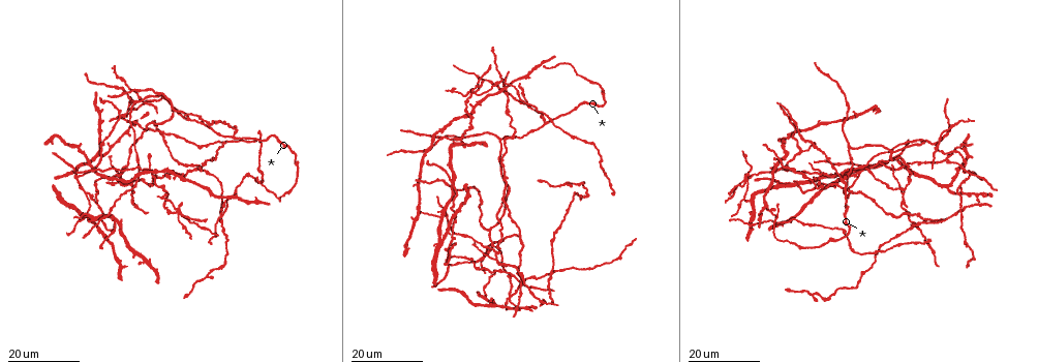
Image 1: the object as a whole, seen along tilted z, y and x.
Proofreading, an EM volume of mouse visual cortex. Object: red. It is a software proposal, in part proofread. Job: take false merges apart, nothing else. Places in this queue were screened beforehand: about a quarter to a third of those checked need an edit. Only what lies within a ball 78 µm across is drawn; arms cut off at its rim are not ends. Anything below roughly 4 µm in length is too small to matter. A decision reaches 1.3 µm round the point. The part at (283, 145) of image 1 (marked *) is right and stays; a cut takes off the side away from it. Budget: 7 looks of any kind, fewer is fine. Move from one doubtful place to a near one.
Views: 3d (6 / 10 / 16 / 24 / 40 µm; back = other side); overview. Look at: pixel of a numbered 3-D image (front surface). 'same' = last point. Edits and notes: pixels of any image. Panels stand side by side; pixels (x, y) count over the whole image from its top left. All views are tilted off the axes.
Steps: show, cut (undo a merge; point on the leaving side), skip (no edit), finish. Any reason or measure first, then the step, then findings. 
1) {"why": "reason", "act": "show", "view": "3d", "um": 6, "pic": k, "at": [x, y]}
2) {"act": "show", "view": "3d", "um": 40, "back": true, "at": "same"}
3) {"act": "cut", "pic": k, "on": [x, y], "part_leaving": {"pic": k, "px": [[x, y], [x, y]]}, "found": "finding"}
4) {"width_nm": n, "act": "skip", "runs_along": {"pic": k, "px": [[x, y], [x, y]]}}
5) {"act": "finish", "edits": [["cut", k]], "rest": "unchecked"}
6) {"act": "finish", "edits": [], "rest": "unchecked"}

{"why": "looks like a crossing", "act": "show", "view": "3d", "um": 24, "pic": 1, "at": [744, 178]}

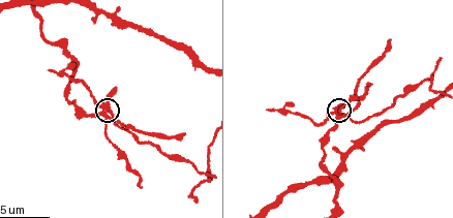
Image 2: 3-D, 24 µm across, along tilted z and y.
{"act": "show", "view": "3d", "um": 10, "pic": 2, "at": [337, 117]}

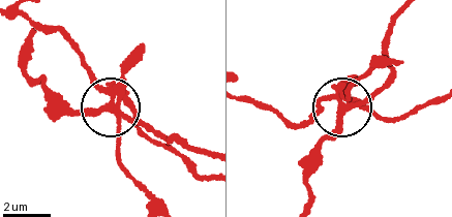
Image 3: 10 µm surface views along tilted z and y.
{"width_nm": 260, "act": "cut", "pic": 3, "on": [90, 67], "part_leaving": {"pic": 3, "px": [[116, 90], [142, 131], [207, 177]]}, "found": "a second neuron is stuck on"}

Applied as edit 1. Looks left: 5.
{"act": "show", "view": "overview"}

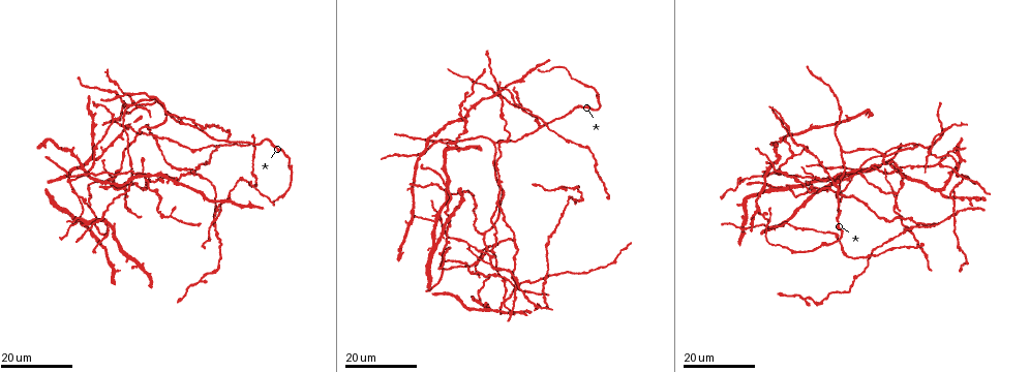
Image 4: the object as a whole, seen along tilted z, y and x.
{"why": "three-way junction", "act": "show", "view": "3d", "um": 16, "pic": 4, "at": [229, 139]}

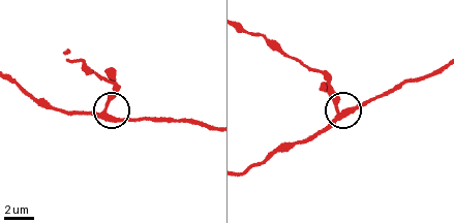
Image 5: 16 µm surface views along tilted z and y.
{"why": "zoom in", "act": "show", "view": "3d", "um": 6, "pic": 5, "at": [106, 109]}

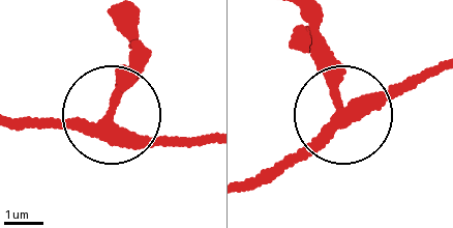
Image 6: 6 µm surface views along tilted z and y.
{"why": "other side", "act": "show", "view": "3d", "um": 6, "back": true, "pic": 6, "at": [112, 116]}

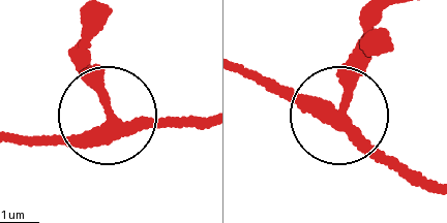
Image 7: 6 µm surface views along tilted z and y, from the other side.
{"arms": 3, "act": "skip", "runs_along": {"pic": 7, "px": [[247, 71], [341, 110], [380, 17]]}, "found": "one neuron here"}

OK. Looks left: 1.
{"act": "finish", "edits": [["cut", 3]], "rest": "unchecked"}

